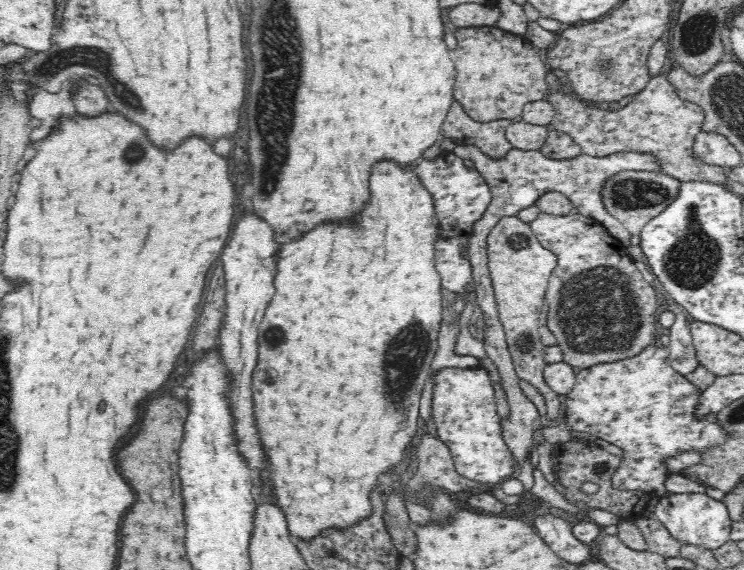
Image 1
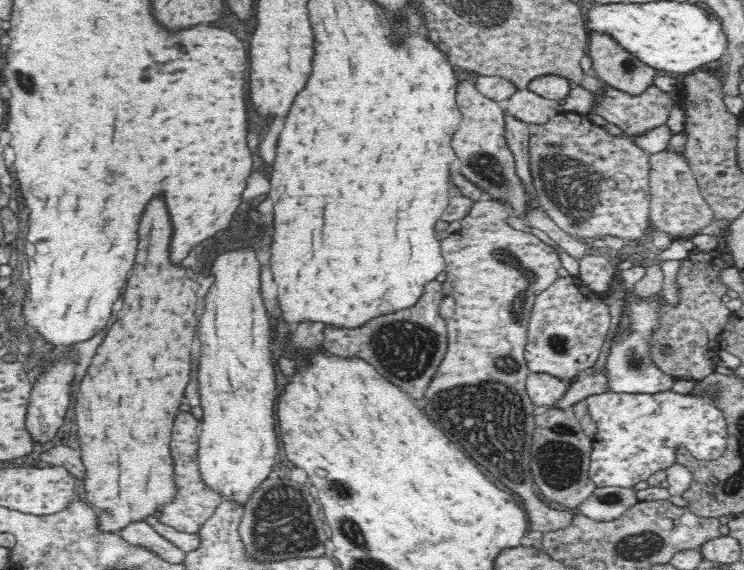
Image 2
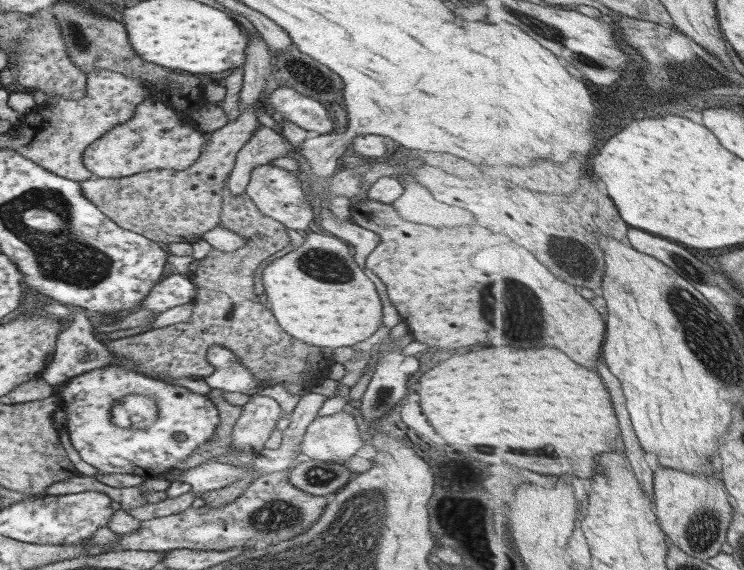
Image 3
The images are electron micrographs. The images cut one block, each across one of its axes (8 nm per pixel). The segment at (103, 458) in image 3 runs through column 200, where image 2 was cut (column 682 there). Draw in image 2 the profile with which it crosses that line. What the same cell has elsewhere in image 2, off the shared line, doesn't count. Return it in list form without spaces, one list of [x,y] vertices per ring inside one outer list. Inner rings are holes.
[[[712,387],[706,388],[700,396],[678,394],[672,390],[655,395],[632,395],[608,391],[585,398],[589,416],[596,423],[596,438],[593,439],[593,450],[589,466],[589,477],[597,487],[617,486],[628,488],[646,481],[658,470],[668,469],[677,462],[681,451],[700,461],[717,460],[727,448],[727,424],[722,411],[708,395]]]

